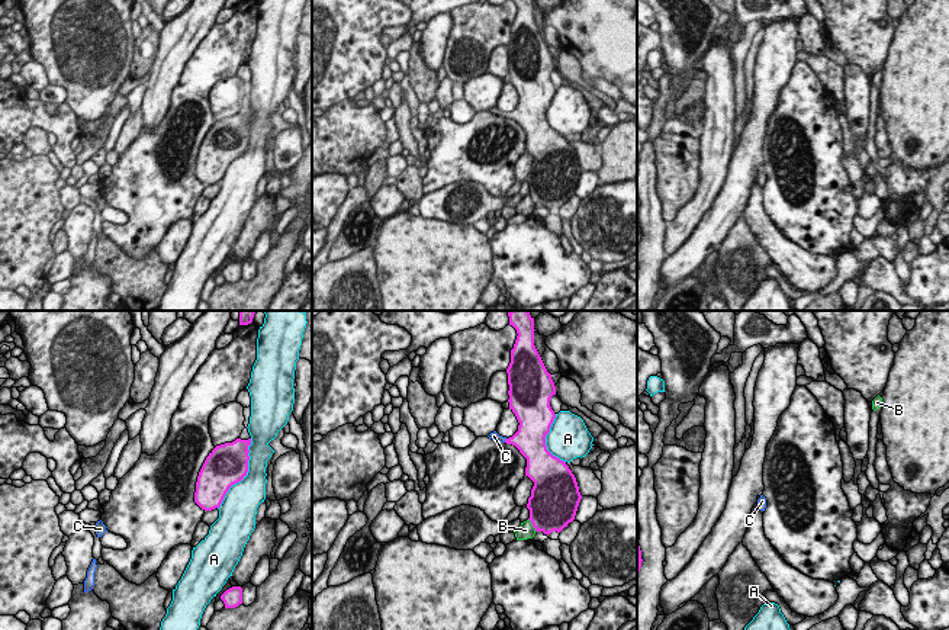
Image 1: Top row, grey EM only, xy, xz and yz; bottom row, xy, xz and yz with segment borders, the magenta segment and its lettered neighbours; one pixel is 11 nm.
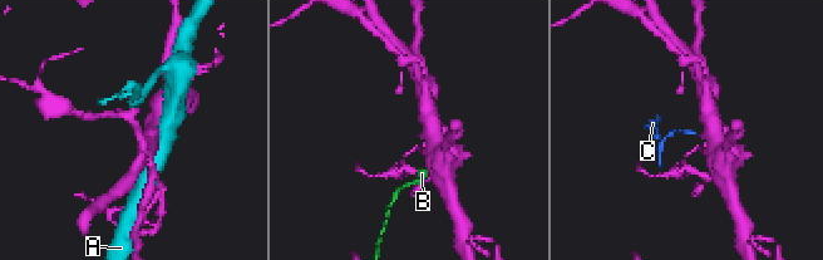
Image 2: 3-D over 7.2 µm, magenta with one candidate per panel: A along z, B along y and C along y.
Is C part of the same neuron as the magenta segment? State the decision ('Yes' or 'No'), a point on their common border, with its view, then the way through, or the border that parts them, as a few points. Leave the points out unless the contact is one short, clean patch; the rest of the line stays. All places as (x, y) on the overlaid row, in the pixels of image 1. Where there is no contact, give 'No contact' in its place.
Yes. Touches magenta at xz (505, 440). Path across: xz (527, 439), (505, 440), (494, 436).

